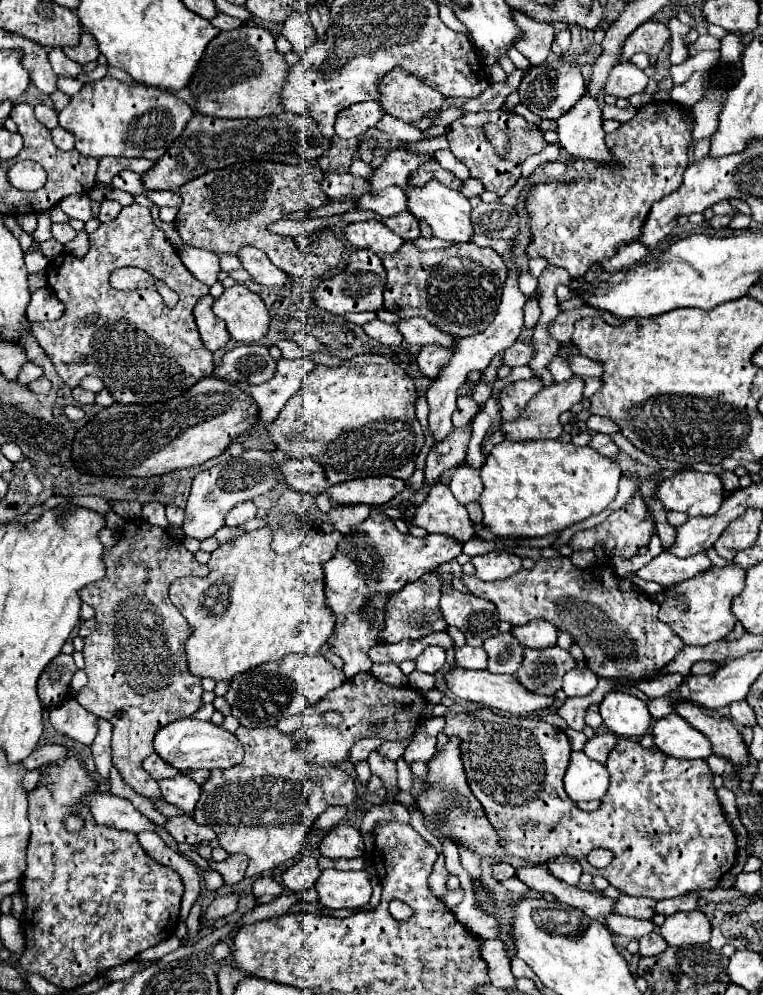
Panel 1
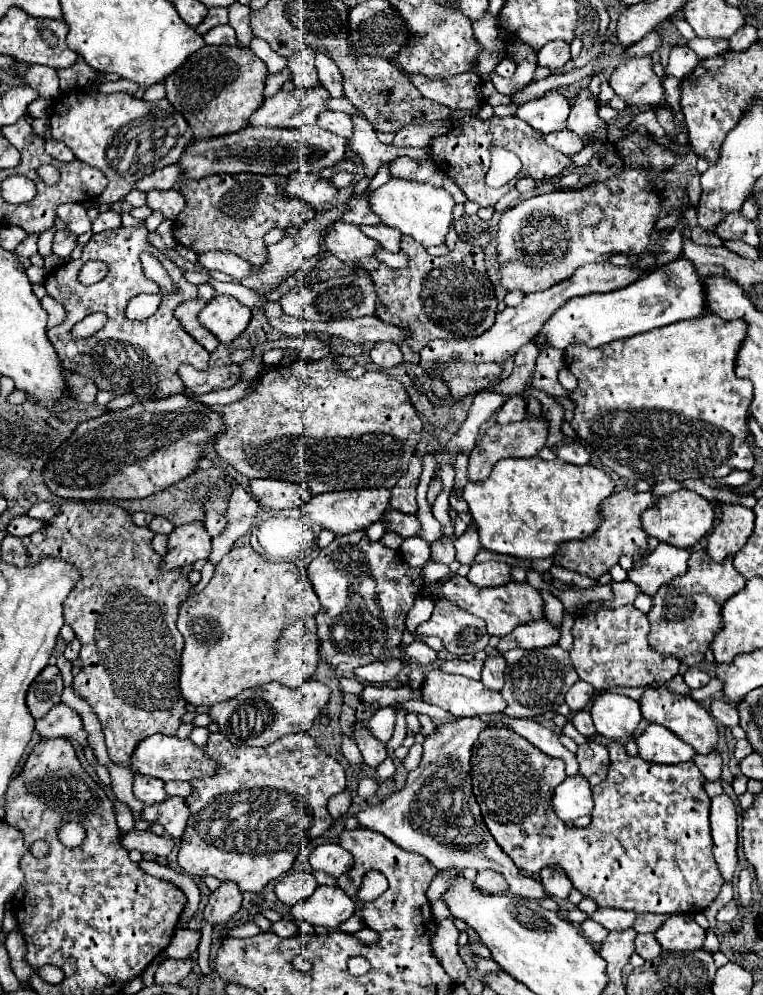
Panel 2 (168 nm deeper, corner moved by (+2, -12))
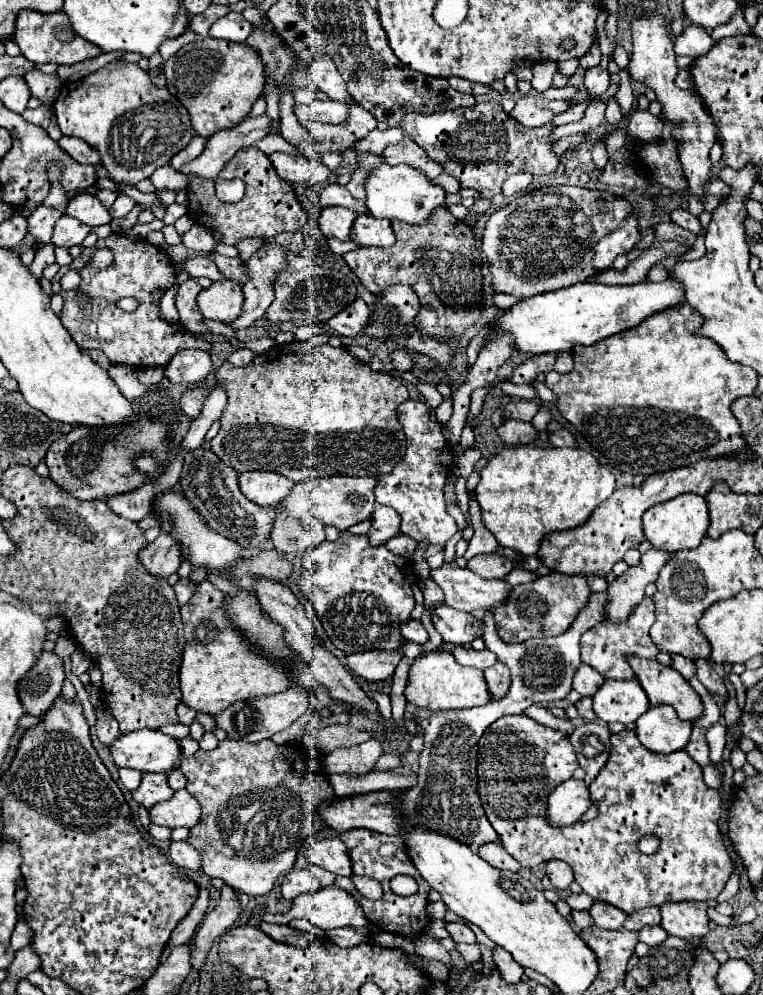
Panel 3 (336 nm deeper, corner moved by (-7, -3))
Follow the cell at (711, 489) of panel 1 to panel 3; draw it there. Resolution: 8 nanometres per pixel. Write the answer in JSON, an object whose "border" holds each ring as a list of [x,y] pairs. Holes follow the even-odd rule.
{"border":[[[682,493],[666,503],[658,503],[642,517],[644,535],[646,539],[666,551],[680,551],[680,549],[694,549],[706,537],[706,527],[710,527],[710,511],[708,503],[702,495],[696,493]]]}

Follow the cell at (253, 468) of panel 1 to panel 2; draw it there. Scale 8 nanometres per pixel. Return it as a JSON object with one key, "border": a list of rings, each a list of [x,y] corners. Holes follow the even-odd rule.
{"border":[[[185,524],[175,528],[167,540],[167,554],[161,560],[161,570],[175,570],[197,560],[205,560],[211,552],[211,538],[203,524]]]}

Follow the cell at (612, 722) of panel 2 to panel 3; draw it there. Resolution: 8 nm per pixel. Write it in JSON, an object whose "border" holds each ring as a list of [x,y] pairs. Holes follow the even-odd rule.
{"border":[[[606,679],[594,695],[594,713],[604,723],[622,723],[630,727],[648,711],[648,707],[648,697],[636,679]]]}

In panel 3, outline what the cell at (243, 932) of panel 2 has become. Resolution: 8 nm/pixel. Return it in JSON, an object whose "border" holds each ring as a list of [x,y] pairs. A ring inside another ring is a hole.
{"border":[[[338,885],[320,887],[314,893],[300,895],[298,899],[294,899],[292,909],[287,914],[265,913],[262,920],[269,923],[288,924],[294,917],[306,919],[306,921],[310,921],[312,925],[316,925],[320,929],[336,929],[336,927],[354,927],[354,929],[360,929],[360,927],[366,927],[368,925],[368,919],[366,919],[364,911],[360,909],[358,901],[346,889],[342,889]]]}

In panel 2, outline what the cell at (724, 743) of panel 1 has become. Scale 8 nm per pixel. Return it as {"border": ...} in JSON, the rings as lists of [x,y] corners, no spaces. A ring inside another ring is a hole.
{"border":[[[649,686],[649,688],[645,688],[645,692],[639,698],[639,706],[641,706],[641,714],[647,722],[655,722],[655,724],[669,728],[683,742],[689,742],[689,746],[693,746],[699,754],[707,754],[709,750],[715,748],[715,744],[717,744],[717,722],[691,696],[675,694],[667,686],[657,686],[657,688]]]}

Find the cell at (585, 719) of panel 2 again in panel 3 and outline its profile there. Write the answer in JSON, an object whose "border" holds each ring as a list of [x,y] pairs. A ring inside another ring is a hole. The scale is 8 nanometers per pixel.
{"border":[[[582,697],[578,703],[576,703],[576,709],[578,709],[578,715],[584,719],[584,721],[596,721],[596,715],[592,711],[592,697]]]}

